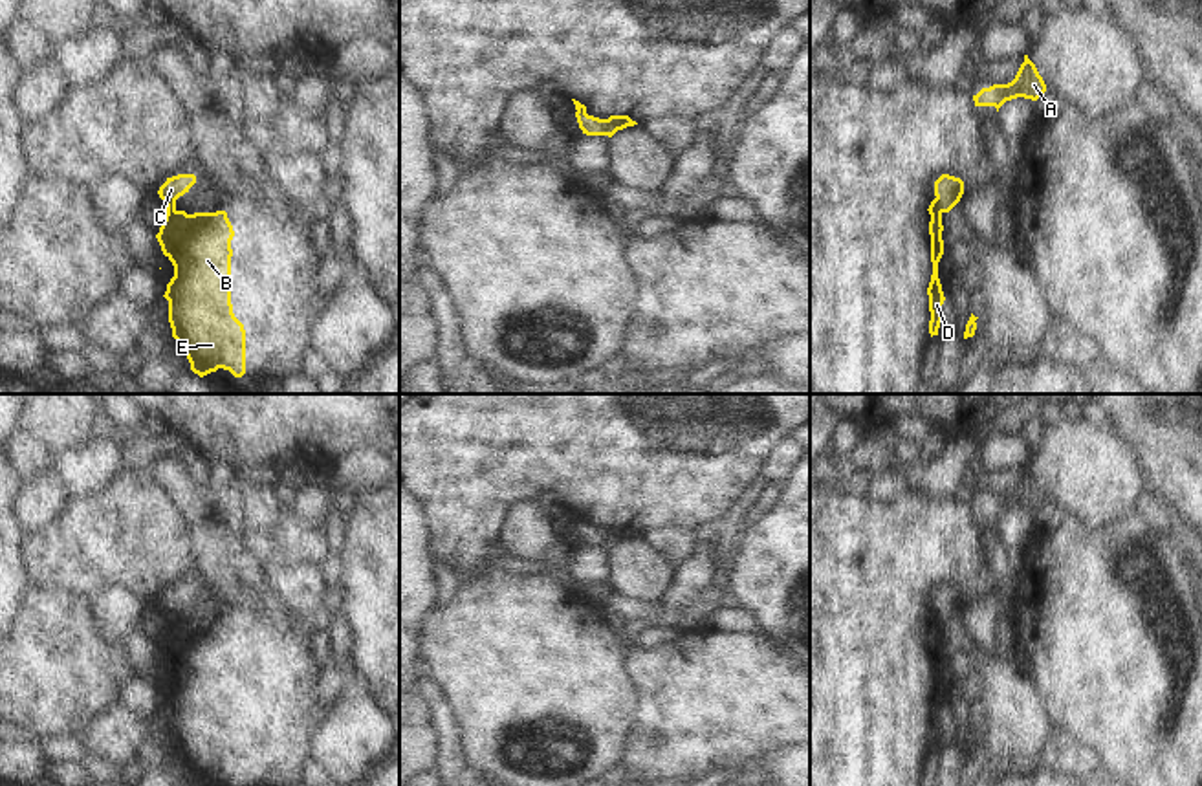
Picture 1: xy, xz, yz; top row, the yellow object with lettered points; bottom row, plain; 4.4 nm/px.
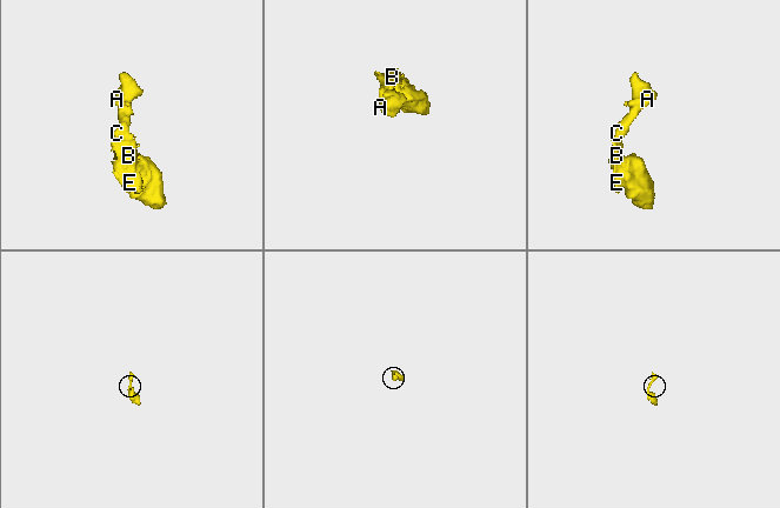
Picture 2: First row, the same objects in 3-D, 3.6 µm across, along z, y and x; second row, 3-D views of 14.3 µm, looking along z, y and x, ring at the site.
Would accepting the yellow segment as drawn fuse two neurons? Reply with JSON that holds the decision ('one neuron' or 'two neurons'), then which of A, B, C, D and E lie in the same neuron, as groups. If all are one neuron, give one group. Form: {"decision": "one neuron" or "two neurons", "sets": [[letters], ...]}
{"decision": "two neurons", "sets": [["A", "C"], ["B", "D", "E"]]}

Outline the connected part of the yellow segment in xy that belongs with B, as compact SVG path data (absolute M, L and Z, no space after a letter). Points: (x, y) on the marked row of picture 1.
M167 209L156 235L174 266L167 284L172 337L200 377L229 370L246 374L246 330L231 304L233 225L225 211L194 213Z

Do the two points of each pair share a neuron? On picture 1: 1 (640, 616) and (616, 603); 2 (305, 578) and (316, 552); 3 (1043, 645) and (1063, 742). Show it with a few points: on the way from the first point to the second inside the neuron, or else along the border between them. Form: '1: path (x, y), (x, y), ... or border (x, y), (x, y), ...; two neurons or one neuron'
1: path (634, 612), (622, 607); one neuron
2: border (317, 563), (273, 561), (270, 565); two neurons
3: border (1058, 728), (1098, 755); two neurons

